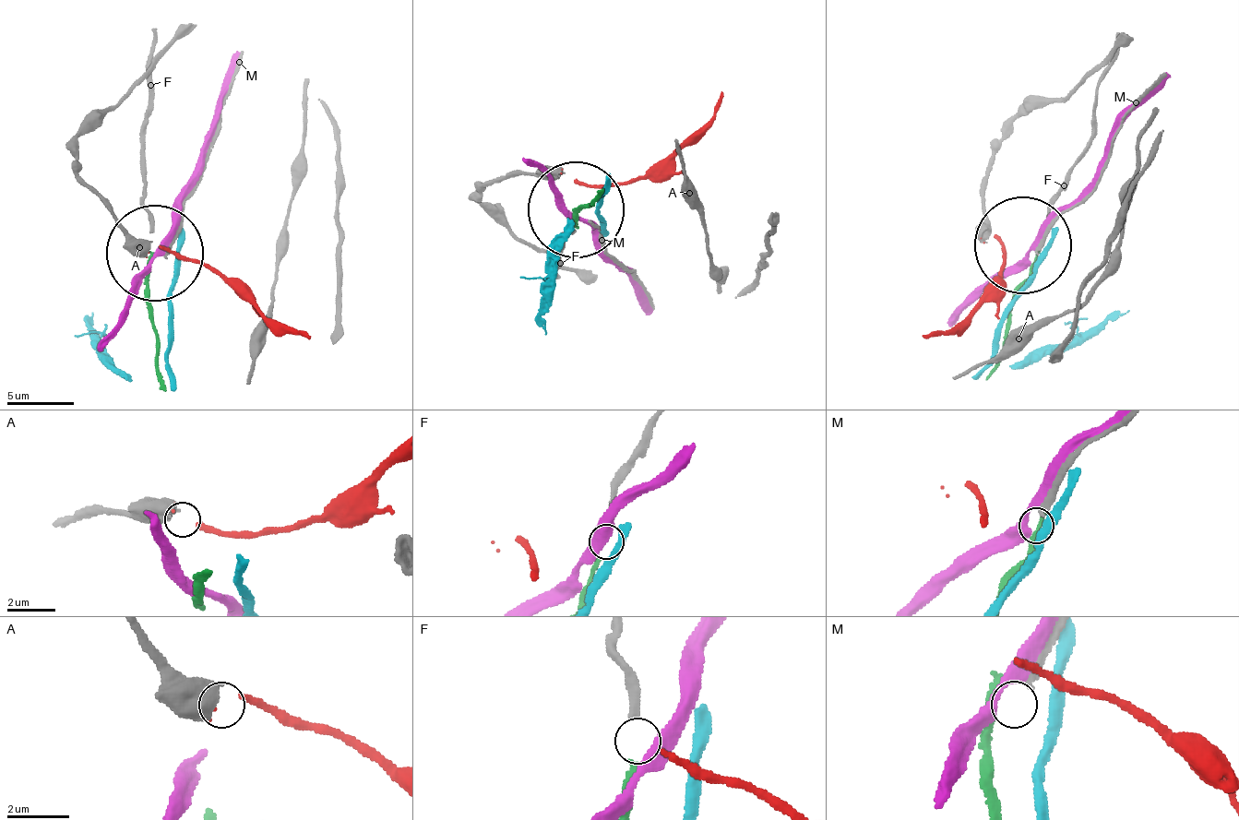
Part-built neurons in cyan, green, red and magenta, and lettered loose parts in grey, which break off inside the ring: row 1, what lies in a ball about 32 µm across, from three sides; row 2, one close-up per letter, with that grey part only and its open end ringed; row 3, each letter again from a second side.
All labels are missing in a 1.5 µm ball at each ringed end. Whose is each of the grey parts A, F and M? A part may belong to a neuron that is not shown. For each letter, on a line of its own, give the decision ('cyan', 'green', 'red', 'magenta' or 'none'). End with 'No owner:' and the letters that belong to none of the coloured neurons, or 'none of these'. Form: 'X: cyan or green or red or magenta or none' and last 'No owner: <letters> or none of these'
A: red
F: green
M: none
No owner: M

